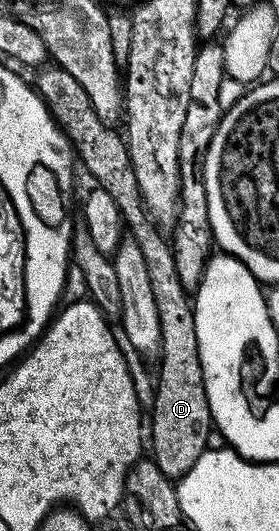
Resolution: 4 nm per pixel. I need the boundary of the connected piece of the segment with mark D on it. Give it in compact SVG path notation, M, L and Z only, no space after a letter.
M60 66L40 67L37 78L33 81L34 89L45 103L46 109L51 110L54 118L61 124L60 129L64 132L66 139L73 145L74 151L86 170L93 176L93 182L101 189L106 190L119 206L125 219L126 227L129 229L131 238L136 241L143 253L143 262L147 262L147 274L151 277L151 291L155 294L155 307L159 310L159 330L161 331L161 373L157 376L157 393L153 396L153 452L152 460L157 463L159 470L170 480L176 482L199 462L201 455L210 447L209 431L214 431L213 415L211 406L207 402L207 386L203 382L203 362L199 362L199 338L195 338L195 314L193 313L193 301L190 293L179 282L179 270L175 270L175 258L173 249L164 236L164 233L149 218L138 182L134 178L132 165L129 163L128 143L115 132L114 127L102 122L95 112L91 100L83 86L72 78L71 74Z

